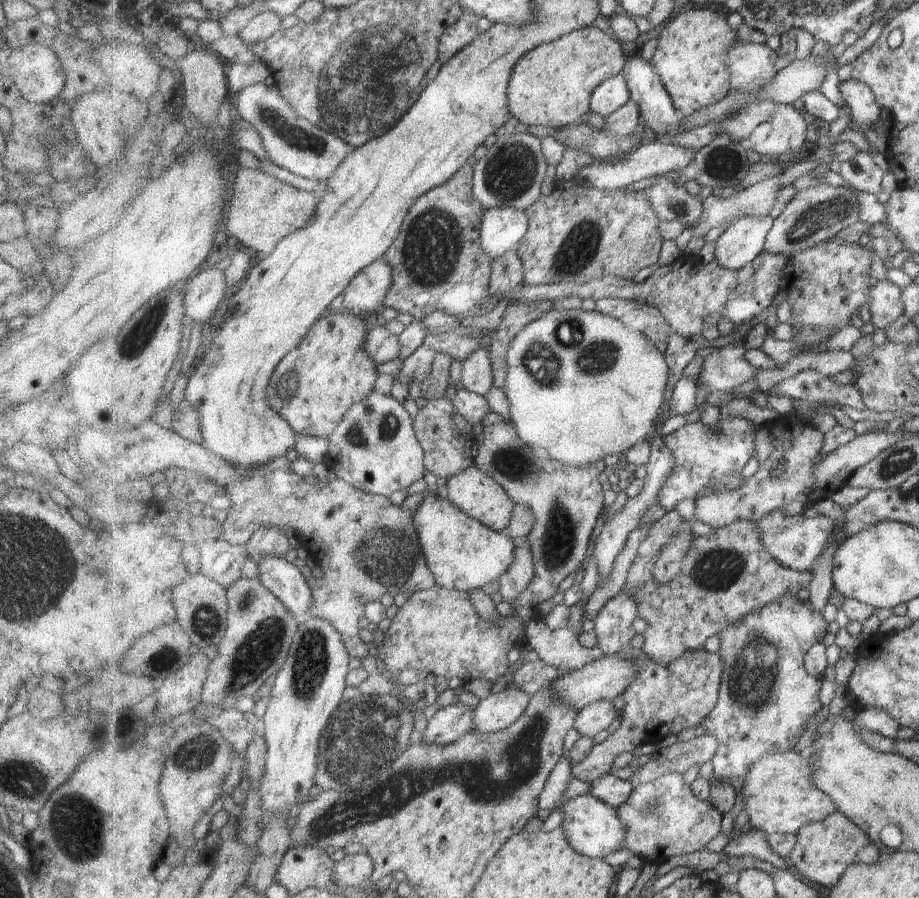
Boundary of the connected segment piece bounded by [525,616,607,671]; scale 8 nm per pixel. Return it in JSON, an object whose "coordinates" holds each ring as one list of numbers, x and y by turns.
{"coordinates":[[529,616,525,620,525,630,528,648,534,649,540,659,559,670,581,669,607,656,601,646,581,646,578,634,568,627,553,631,544,620,535,621]]}

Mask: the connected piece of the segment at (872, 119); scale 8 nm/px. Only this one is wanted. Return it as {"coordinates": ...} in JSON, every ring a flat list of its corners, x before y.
{"coordinates":[[843,80,839,86,842,98,852,112,853,122,858,131,866,132,872,129,881,119,881,106,877,104,877,98,873,90,867,84,853,80]]}

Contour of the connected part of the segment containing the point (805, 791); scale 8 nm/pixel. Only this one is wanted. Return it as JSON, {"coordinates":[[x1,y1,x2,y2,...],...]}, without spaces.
{"coordinates":[[781,752,775,754,767,754,761,756,759,762,755,762,751,766,751,770,747,772,747,782,743,786,741,794,745,797,744,810,748,815,747,828,750,830,761,830,766,836,769,834,798,834,801,828,805,828,807,824,825,820,838,810,836,802,826,792,819,790,813,786,813,766,811,766,811,758,805,753,797,754,797,752]]}

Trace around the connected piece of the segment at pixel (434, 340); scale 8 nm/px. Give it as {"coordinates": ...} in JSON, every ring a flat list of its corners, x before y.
{"coordinates":[[455,332,429,333,425,338,424,345,433,348,435,353,448,354,453,358,453,361,460,360,463,364,481,346,485,346,487,350,490,350,492,347,492,333,487,333,483,338,459,336]]}

